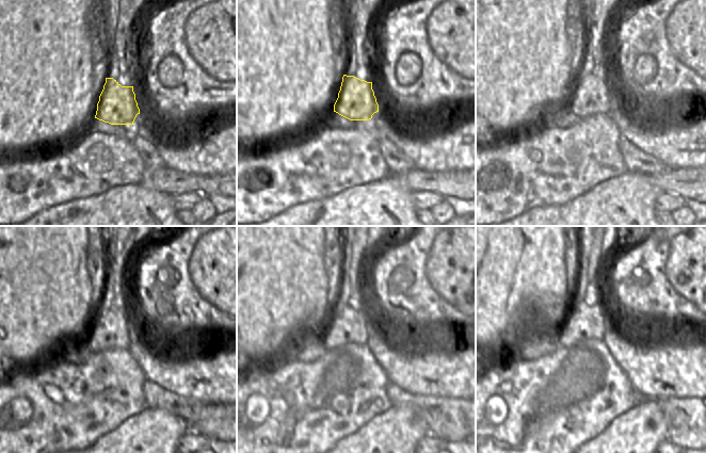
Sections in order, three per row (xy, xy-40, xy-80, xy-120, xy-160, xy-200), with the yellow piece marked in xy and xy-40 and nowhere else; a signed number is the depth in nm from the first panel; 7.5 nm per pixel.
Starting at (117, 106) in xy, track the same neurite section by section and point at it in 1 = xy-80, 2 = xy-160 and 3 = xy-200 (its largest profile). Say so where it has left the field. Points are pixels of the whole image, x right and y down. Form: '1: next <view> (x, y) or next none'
1: next xy-80 (591, 95)
2: next xy-160 (347, 326)
3: next xy-200 (583, 322)

